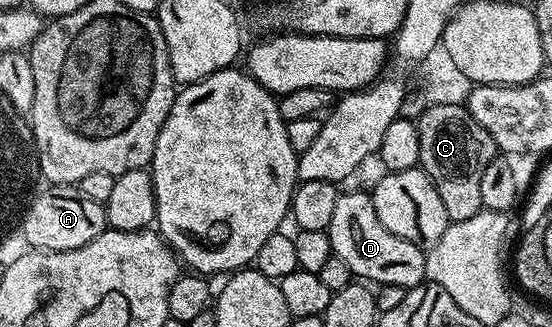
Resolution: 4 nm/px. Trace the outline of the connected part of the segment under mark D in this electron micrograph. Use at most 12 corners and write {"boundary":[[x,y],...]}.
{"boundary":[[340,193],[326,229],[356,279],[423,285],[424,247],[377,220],[370,193]]}

